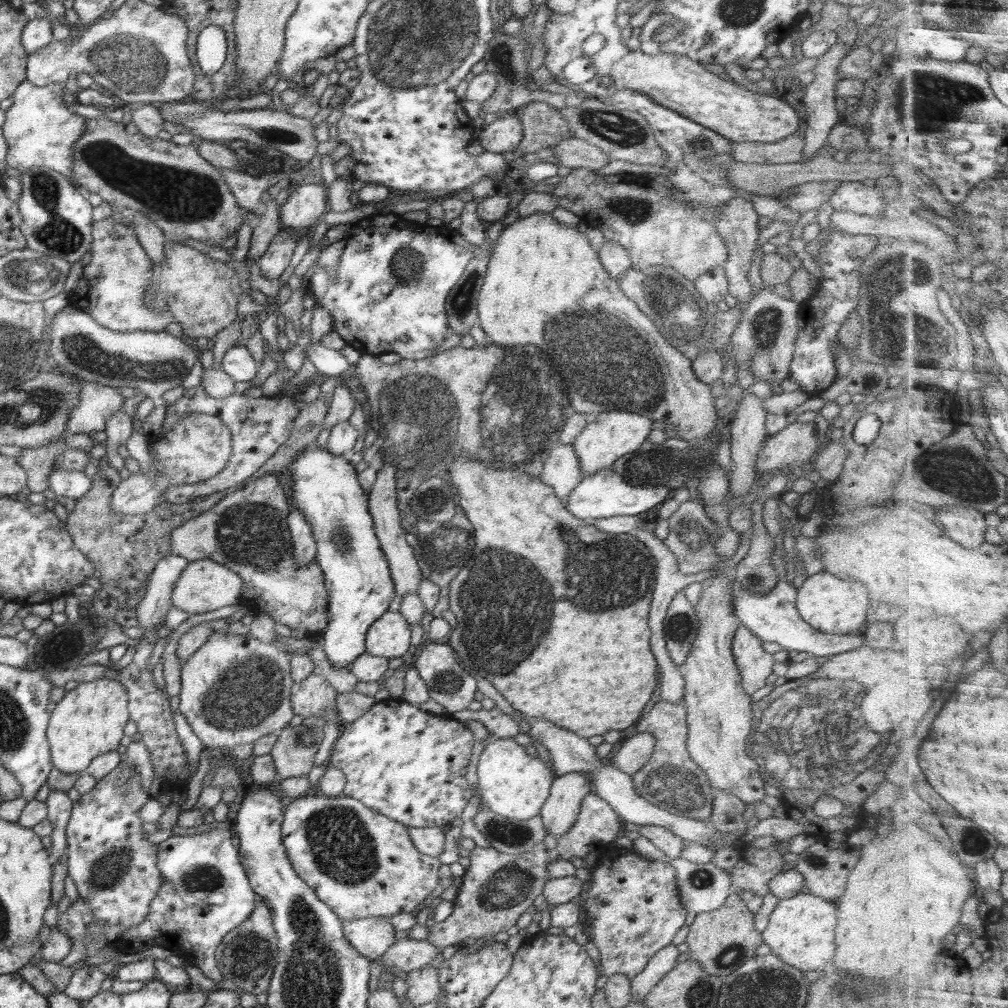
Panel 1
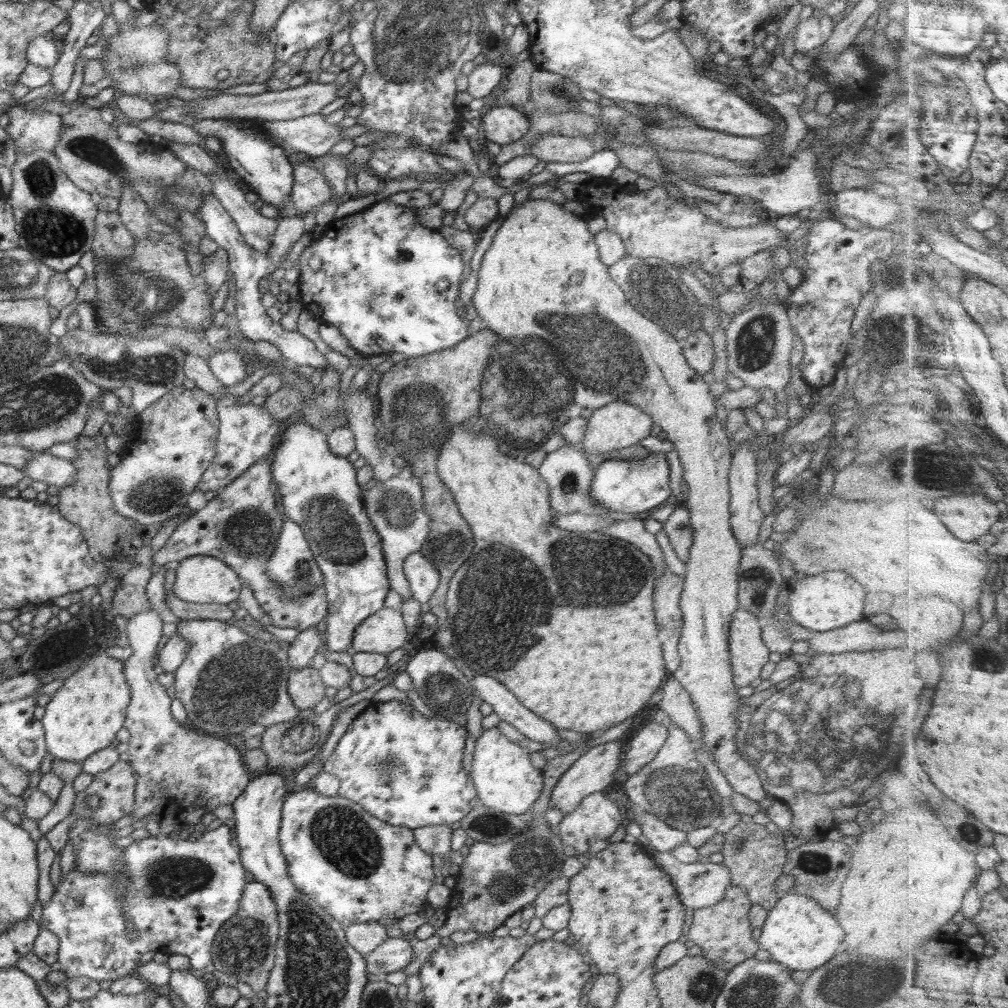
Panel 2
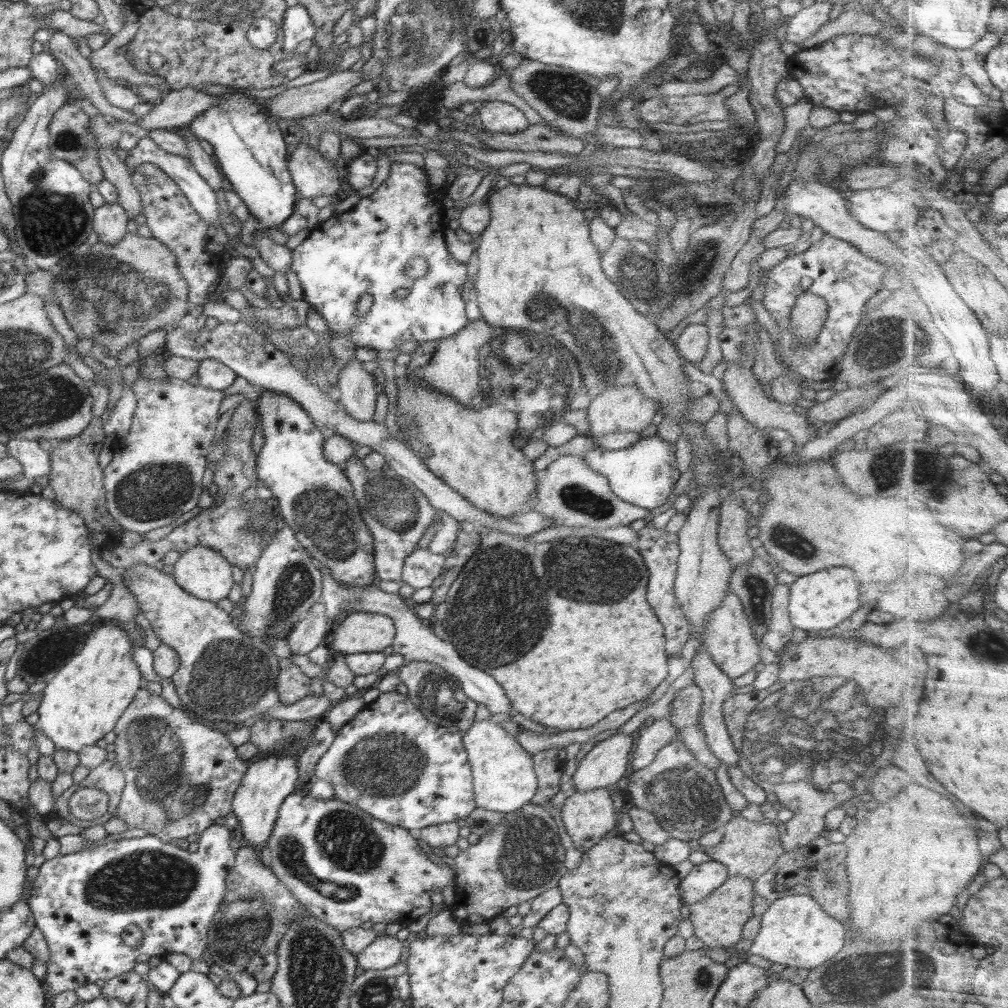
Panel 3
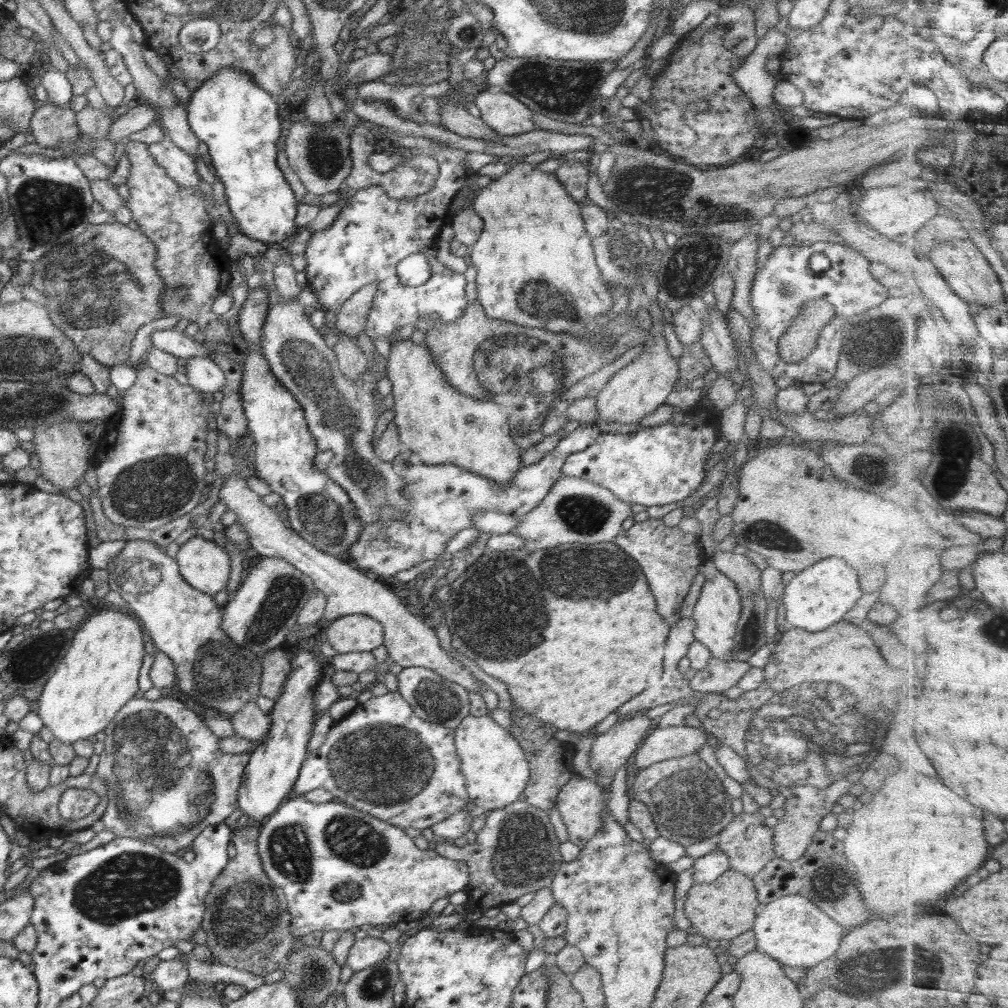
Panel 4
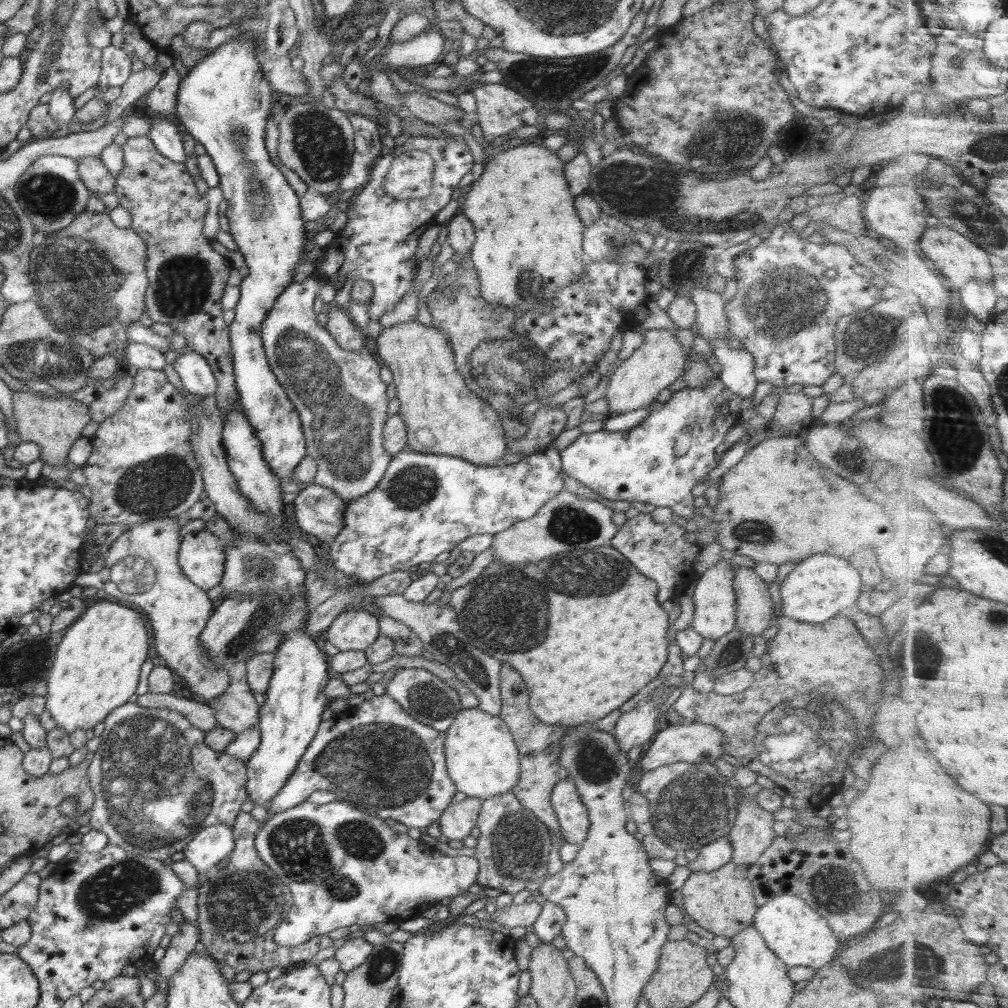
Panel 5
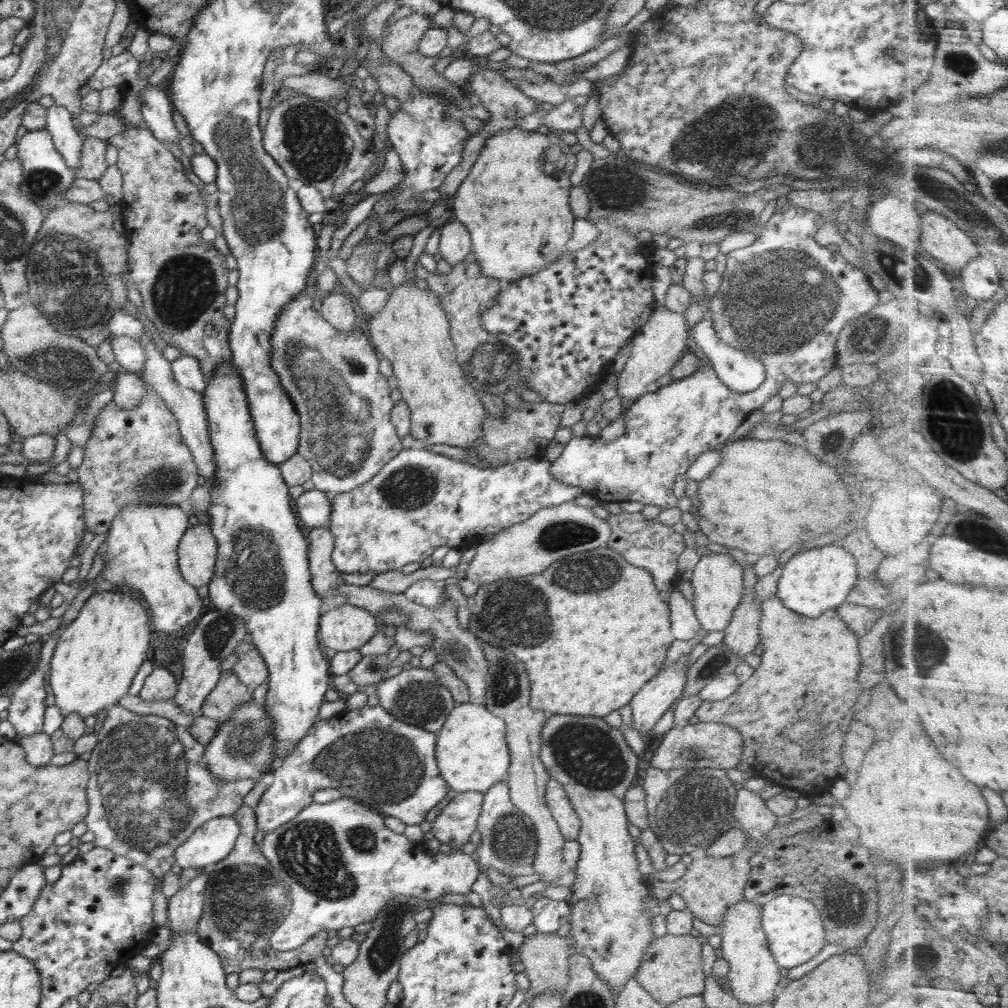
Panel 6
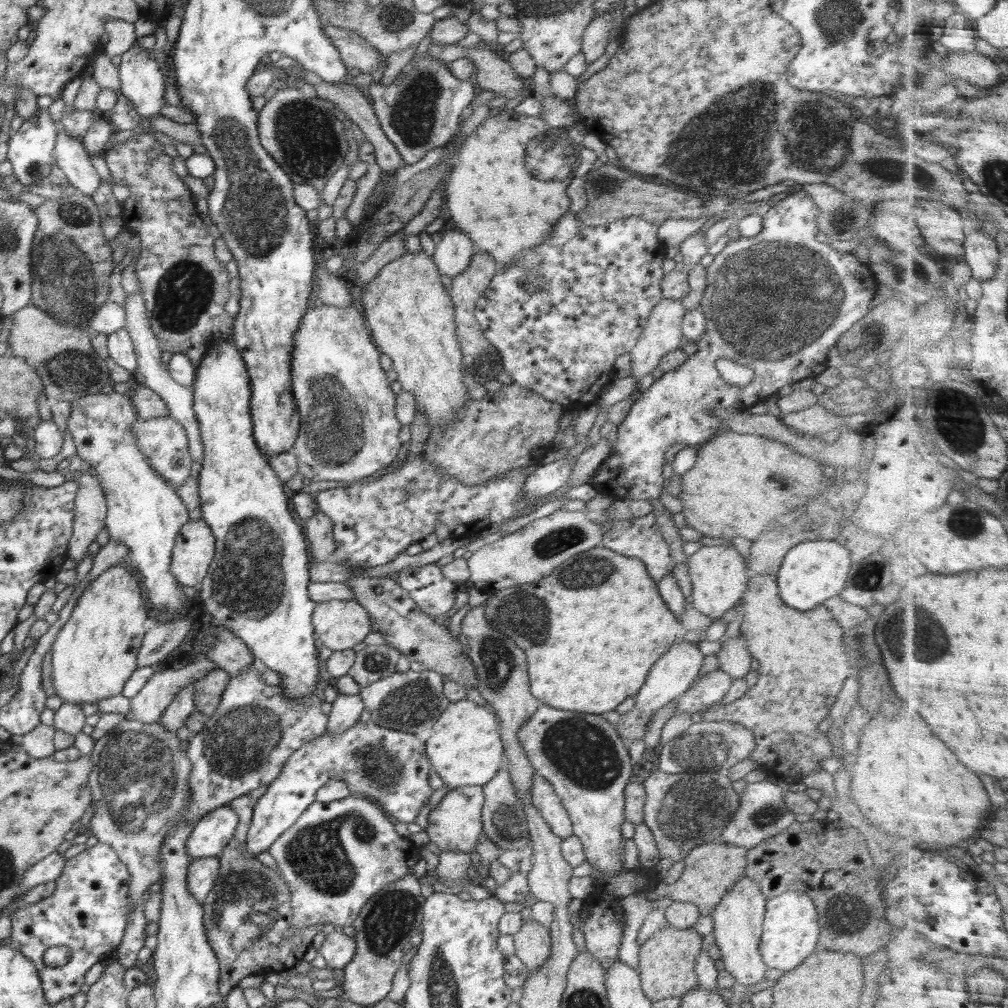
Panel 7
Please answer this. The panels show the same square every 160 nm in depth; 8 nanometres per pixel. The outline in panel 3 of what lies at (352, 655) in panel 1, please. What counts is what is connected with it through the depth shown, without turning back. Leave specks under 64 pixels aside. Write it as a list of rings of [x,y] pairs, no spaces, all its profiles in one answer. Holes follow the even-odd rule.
[[[260,389],[261,393],[258,396],[257,400],[255,400],[255,409],[258,410],[258,415],[260,415],[260,424],[262,424],[262,434],[264,434],[265,442],[261,451],[257,454],[257,467],[256,474],[258,478],[261,480],[262,484],[272,491],[274,497],[278,500],[278,508],[280,508],[280,512],[286,522],[286,524],[294,531],[296,540],[303,545],[303,547],[307,550],[308,554],[312,559],[316,560],[317,563],[322,564],[324,568],[328,568],[331,570],[332,576],[343,585],[347,587],[363,587],[364,585],[376,585],[373,584],[374,580],[375,568],[374,567],[374,554],[375,548],[373,545],[373,538],[371,532],[368,530],[366,523],[362,520],[360,516],[360,509],[358,506],[358,501],[356,497],[353,495],[353,486],[351,482],[348,480],[348,477],[345,475],[343,471],[342,465],[335,465],[332,462],[328,462],[325,459],[323,453],[323,446],[325,443],[325,436],[322,434],[319,427],[315,425],[312,418],[308,415],[308,412],[304,410],[297,402],[294,402],[291,398],[288,398],[285,394],[276,393],[272,391],[268,391],[264,389]]]

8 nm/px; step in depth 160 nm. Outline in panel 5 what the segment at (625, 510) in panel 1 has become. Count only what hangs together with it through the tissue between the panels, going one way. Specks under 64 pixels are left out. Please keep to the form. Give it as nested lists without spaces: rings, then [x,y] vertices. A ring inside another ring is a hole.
[[[718,378],[713,383],[706,385],[704,388],[690,388],[685,387],[680,391],[676,391],[671,394],[670,399],[667,402],[661,403],[660,401],[654,401],[650,406],[650,414],[638,424],[638,426],[622,432],[610,432],[606,429],[601,429],[597,432],[582,433],[572,444],[560,451],[561,454],[561,467],[562,472],[566,472],[570,478],[578,480],[580,484],[588,486],[590,490],[597,492],[602,498],[608,500],[627,500],[628,502],[648,502],[648,504],[654,504],[655,507],[668,507],[672,509],[673,514],[677,516],[683,516],[684,518],[698,518],[694,516],[694,495],[690,492],[694,486],[704,482],[708,474],[716,468],[718,463],[718,455],[716,454],[716,447],[722,442],[725,442],[724,437],[728,434],[728,430],[736,426],[739,421],[741,413],[745,413],[746,416],[752,412],[753,404],[752,399],[743,399],[741,396],[734,394],[731,390],[728,390],[722,381]]]

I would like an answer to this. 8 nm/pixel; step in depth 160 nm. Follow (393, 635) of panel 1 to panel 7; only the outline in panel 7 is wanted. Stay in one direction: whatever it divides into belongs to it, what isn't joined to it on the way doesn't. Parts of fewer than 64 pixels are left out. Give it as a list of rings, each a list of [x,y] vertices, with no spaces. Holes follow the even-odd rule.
[[[336,600],[322,601],[316,603],[316,608],[312,613],[312,626],[316,639],[320,638],[323,645],[331,648],[333,651],[345,651],[352,649],[353,646],[362,642],[366,635],[371,632],[371,622],[367,610],[352,600]]]

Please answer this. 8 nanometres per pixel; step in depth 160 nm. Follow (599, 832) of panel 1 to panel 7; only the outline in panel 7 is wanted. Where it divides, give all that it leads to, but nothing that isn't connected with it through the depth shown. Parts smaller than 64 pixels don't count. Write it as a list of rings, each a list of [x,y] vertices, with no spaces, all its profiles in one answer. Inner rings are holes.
[[[536,775],[530,795],[532,795],[534,807],[538,809],[542,819],[550,825],[550,831],[560,839],[570,838],[573,835],[572,822],[558,795],[554,793],[552,785],[542,776]]]

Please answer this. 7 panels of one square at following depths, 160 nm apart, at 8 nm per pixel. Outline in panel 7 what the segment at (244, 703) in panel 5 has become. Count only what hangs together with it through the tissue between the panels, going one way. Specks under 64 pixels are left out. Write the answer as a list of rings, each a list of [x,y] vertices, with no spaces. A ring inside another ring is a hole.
[[[213,668],[206,676],[195,682],[194,700],[195,710],[210,716],[217,710],[222,693],[229,683],[230,675],[221,668]]]

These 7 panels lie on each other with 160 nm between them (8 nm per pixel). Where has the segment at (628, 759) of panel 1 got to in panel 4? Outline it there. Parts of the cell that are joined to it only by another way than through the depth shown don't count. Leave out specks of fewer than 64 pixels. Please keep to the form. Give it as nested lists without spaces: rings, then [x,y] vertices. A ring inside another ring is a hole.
[[[660,726],[652,728],[636,752],[636,767],[644,769],[668,758],[698,754],[707,734],[698,727]]]

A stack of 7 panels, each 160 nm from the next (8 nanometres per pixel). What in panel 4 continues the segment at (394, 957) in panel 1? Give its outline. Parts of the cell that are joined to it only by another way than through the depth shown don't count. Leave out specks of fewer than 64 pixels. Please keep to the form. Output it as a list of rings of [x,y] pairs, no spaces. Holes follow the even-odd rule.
[[[365,937],[354,941],[345,960],[345,965],[353,971],[368,968],[378,961],[392,957],[394,944],[386,943],[382,938]]]

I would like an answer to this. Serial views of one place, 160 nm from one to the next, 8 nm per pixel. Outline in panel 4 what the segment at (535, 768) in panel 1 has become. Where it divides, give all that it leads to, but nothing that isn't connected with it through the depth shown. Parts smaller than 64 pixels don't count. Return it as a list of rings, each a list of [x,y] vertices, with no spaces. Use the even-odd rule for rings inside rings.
[[[488,714],[465,716],[455,728],[454,744],[462,761],[462,775],[466,777],[466,791],[478,811],[506,808],[522,799],[530,780],[530,765],[518,741],[504,727],[496,724]]]

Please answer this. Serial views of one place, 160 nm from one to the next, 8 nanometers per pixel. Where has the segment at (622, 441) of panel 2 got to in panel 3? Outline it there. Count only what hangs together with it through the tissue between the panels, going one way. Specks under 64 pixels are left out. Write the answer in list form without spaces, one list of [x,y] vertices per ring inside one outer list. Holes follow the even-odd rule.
[[[618,385],[606,389],[599,395],[592,396],[587,416],[590,422],[588,436],[601,437],[610,433],[640,433],[650,424],[658,410],[659,404],[634,385]]]

